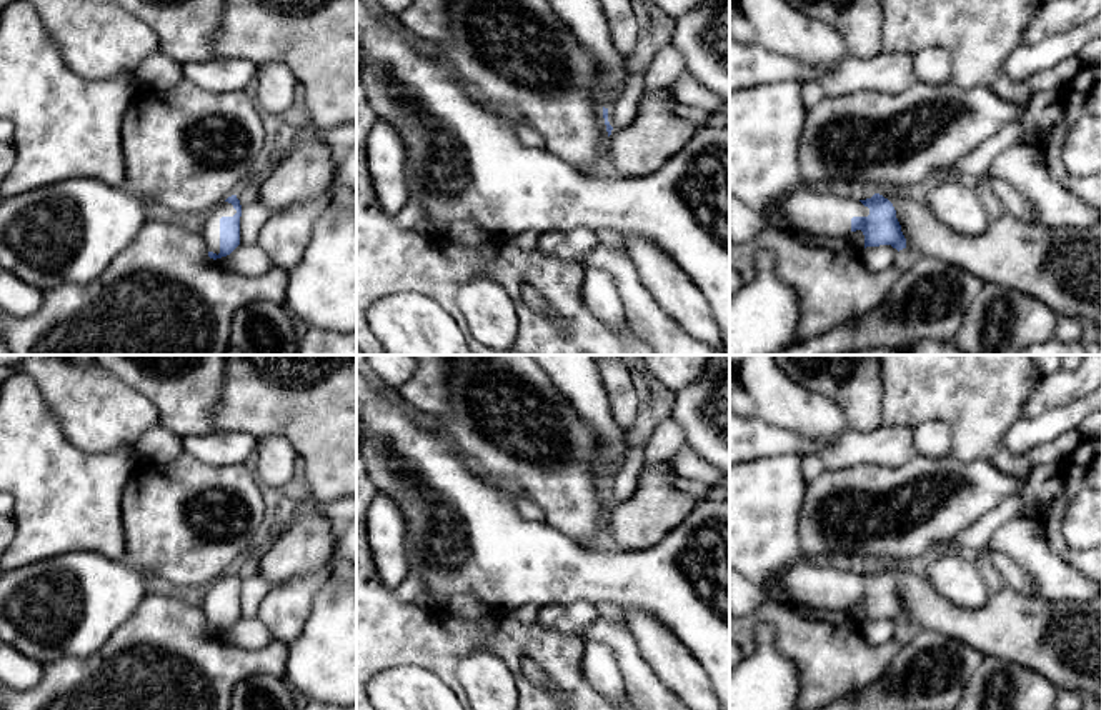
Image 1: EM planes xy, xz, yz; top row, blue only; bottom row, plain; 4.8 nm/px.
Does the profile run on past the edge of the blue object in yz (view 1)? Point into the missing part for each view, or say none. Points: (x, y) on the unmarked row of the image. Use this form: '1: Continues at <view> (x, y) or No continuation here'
1: Continues at yz (823, 589)

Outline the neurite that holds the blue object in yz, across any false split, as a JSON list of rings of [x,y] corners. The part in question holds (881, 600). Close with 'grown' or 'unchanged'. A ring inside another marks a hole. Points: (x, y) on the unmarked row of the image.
[[[800,558],[768,578],[761,590],[766,600],[771,590],[778,590],[786,602],[805,605],[815,612],[848,612],[853,605],[861,603],[864,622],[879,618],[891,618],[898,625],[906,622],[896,583],[879,567],[858,573]]] | grown

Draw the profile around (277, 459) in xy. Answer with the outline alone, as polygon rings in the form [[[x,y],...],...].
[[[265,435],[257,440],[257,478],[262,485],[283,488],[300,462],[293,445],[281,435]]]

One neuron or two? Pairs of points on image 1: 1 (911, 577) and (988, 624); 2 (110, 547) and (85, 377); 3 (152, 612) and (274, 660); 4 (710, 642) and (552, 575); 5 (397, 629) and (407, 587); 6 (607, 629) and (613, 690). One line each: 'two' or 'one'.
1: one
2: two
3: one
4: one
5: two
6: two

